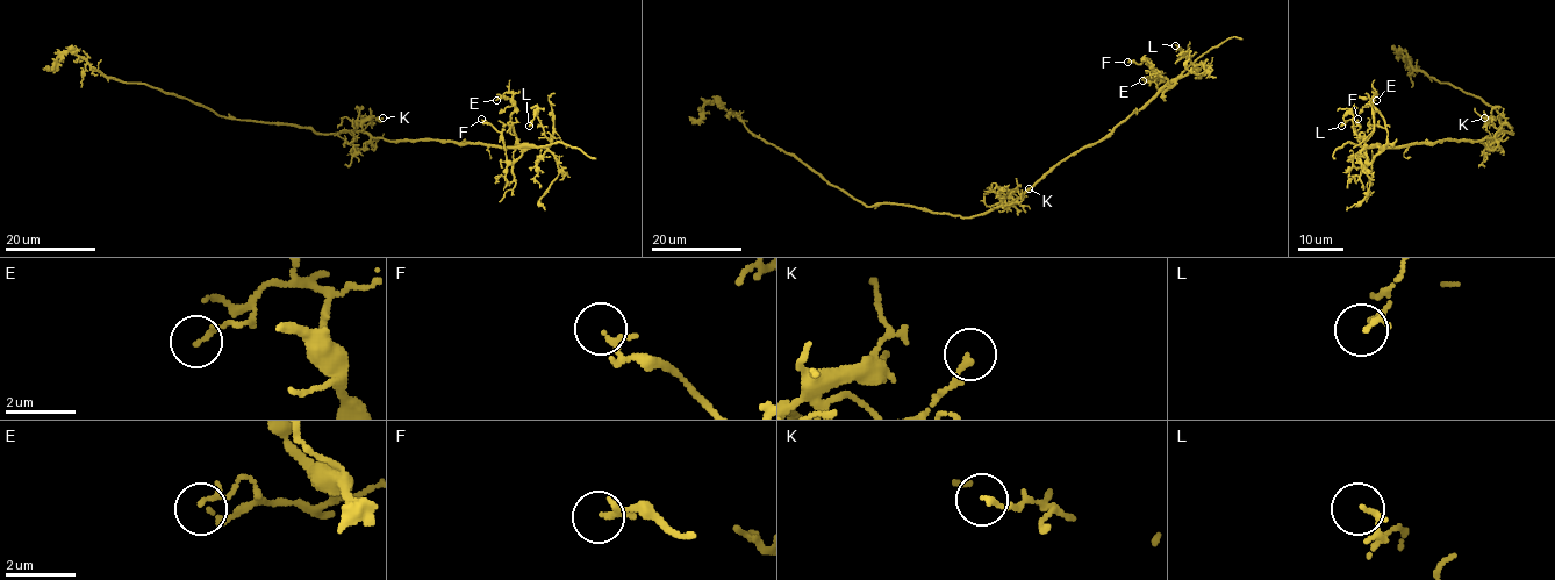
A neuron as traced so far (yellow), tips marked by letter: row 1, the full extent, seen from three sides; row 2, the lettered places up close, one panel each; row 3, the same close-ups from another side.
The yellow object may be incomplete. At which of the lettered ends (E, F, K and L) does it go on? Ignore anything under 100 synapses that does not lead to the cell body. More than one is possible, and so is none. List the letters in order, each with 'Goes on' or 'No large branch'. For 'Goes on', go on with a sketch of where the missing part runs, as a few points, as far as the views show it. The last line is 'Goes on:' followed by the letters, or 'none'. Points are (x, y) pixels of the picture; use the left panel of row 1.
E: No large branch
F: No large branch
K: No large branch
L: No large branch
Goes on: none

